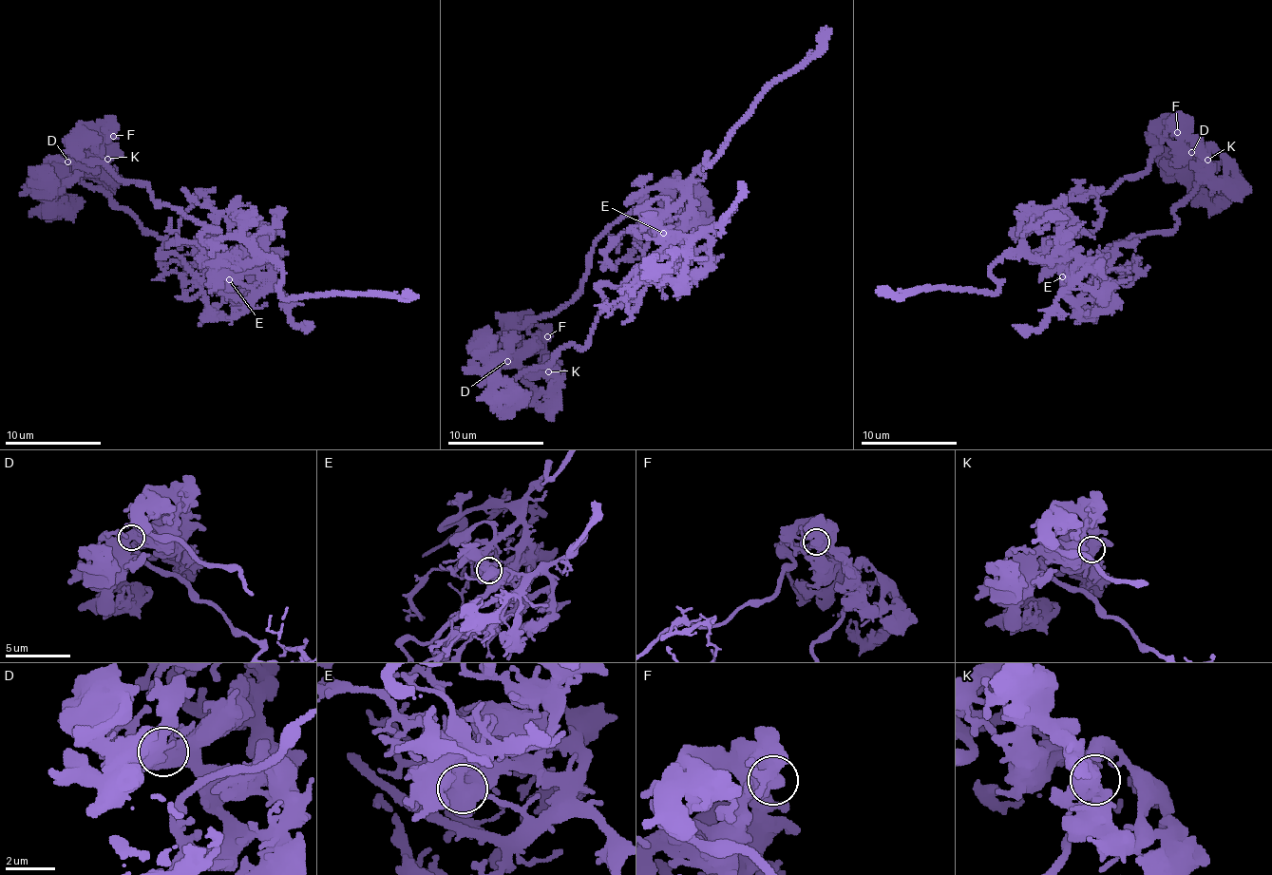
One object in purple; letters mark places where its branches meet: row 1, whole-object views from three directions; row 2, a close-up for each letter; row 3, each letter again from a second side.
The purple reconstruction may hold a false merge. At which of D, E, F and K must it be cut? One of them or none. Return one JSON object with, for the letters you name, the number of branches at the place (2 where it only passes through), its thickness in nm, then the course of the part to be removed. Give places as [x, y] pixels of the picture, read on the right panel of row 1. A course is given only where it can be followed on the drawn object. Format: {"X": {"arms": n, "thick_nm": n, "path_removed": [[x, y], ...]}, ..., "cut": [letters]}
{"E": {"arms": 4, "thick_nm": 550, "path_removed": [[1063, 275], [1100, 272], [1114, 244], [1170, 233], [1211, 164], [1237, 175], [1219, 201], [1186, 177]]}, "cut": ["E"]}

